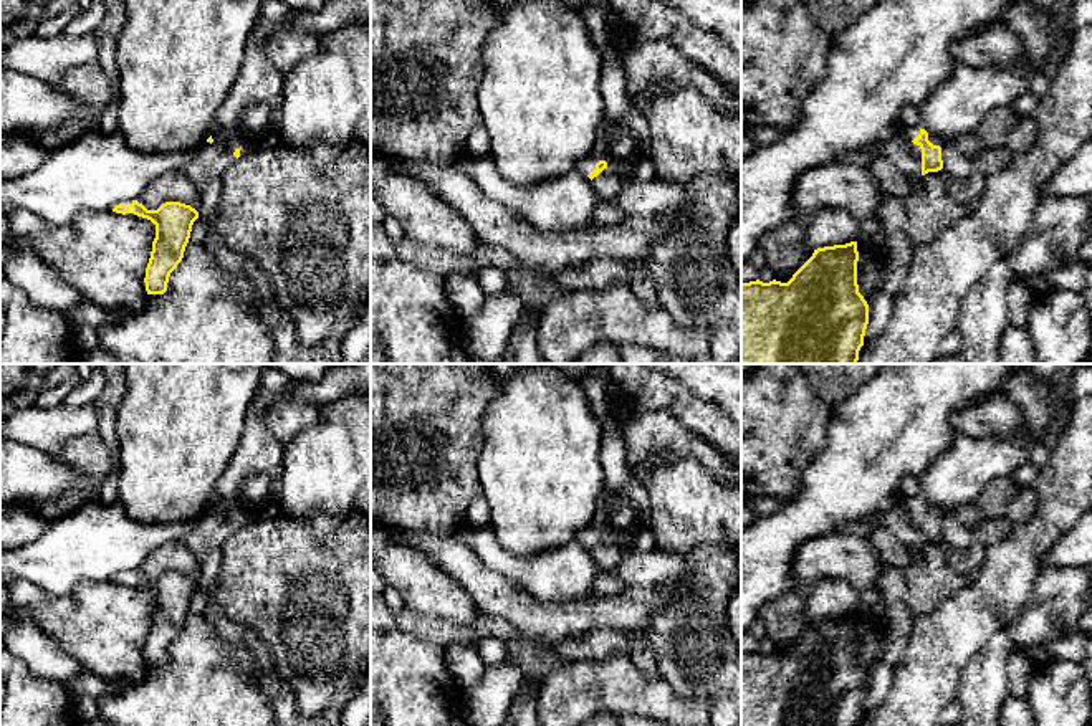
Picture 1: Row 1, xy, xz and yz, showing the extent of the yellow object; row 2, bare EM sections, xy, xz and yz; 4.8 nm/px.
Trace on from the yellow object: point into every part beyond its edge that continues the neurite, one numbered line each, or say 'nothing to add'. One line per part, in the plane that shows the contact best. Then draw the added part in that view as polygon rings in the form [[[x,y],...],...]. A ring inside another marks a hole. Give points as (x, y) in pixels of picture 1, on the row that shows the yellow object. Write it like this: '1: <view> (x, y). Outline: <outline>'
1: yz (900, 151). Outline: [[[907,106],[900,116],[900,129],[890,137],[875,144],[875,150],[885,155],[907,177],[922,177],[922,149],[912,141],[925,129],[920,107]],[[927,131],[928,132],[928,131]],[[928,132],[928,141],[940,146],[940,141]]]

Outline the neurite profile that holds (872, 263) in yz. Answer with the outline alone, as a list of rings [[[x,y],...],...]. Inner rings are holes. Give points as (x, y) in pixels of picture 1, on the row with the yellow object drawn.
[[[857,240],[857,284],[859,293],[864,299],[870,301],[872,294],[884,284],[887,271],[887,253],[885,250],[872,250]]]

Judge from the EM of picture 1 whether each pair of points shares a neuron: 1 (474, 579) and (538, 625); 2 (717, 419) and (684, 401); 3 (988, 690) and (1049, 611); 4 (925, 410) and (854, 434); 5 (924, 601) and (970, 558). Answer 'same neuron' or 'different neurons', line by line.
1: same neuron
2: same neuron
3: same neuron
4: same neuron
5: same neuron

